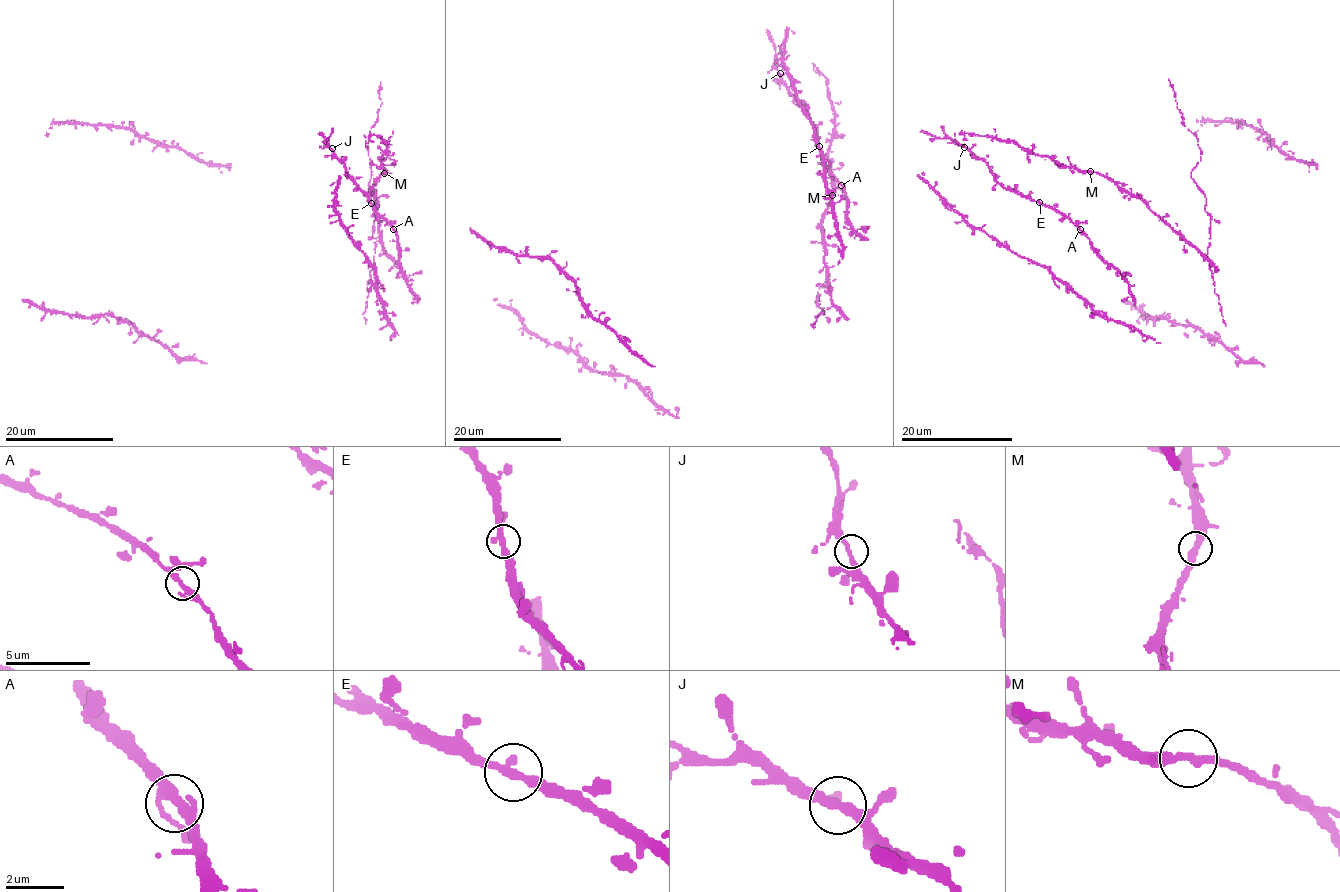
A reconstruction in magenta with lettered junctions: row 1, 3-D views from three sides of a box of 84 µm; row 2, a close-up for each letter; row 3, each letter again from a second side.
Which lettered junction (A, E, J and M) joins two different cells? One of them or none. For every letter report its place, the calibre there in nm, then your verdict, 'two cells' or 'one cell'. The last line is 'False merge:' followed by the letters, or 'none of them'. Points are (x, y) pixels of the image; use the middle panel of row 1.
A: place (841, 185); calibre 320 nm; one cell
E: place (819, 146); calibre 360 nm; one cell
J: place (780, 73); calibre 300 nm; one cell
M: place (832, 195); calibre 360 nm; one cell
False merge: none of them

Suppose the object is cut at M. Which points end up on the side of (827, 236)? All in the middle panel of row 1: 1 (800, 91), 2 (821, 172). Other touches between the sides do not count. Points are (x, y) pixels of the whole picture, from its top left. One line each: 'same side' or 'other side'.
1: same side
2: same side

